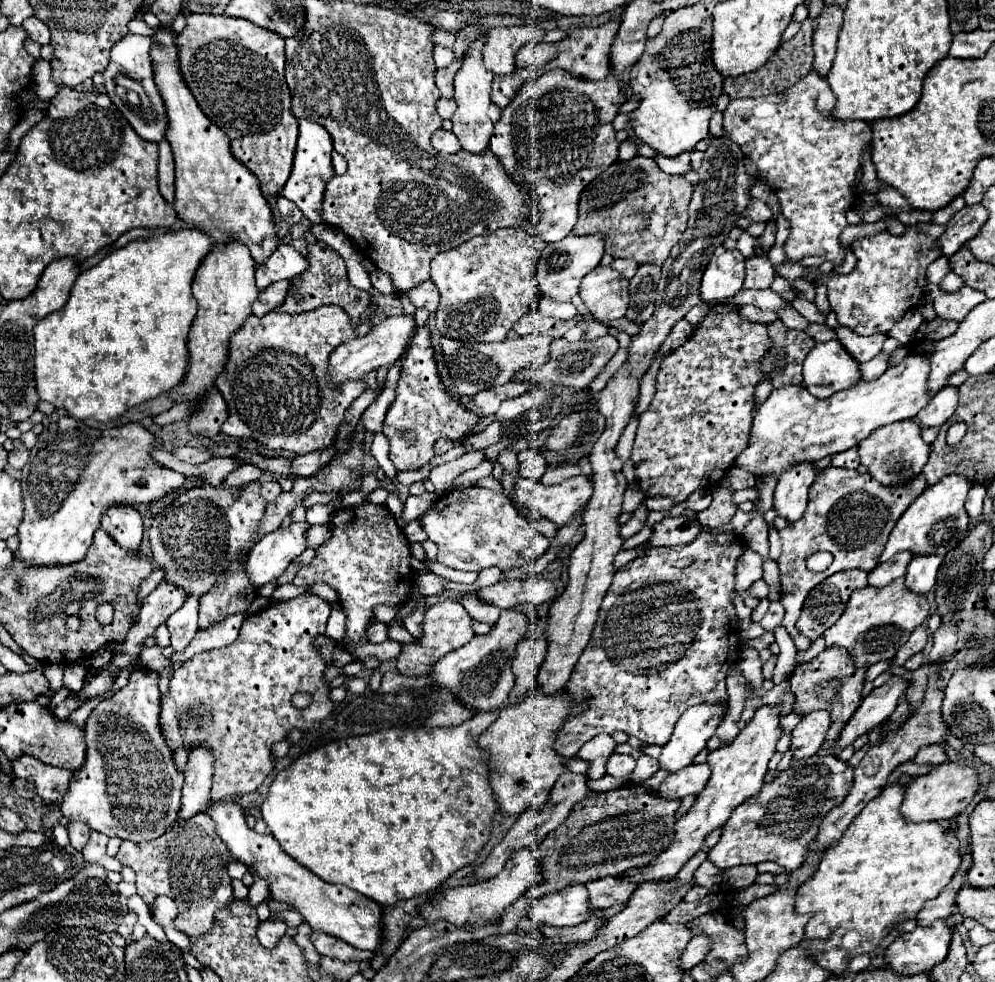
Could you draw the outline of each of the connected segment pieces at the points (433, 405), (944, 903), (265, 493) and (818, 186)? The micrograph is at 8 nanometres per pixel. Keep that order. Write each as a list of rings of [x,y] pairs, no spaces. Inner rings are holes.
[[[428,323],[418,327],[406,355],[400,359],[400,379],[396,383],[396,399],[390,405],[382,433],[390,441],[390,461],[396,465],[398,471],[420,469],[434,457],[434,443],[438,439],[452,439],[462,441],[466,435],[472,433],[480,417],[460,403],[448,393],[448,389],[440,381],[440,373],[434,359],[434,347],[430,343],[430,329]]]
[[[962,855],[962,865],[960,865],[960,871],[954,875],[952,883],[932,901],[926,901],[926,905],[920,909],[920,913],[914,917],[918,921],[918,925],[926,927],[926,925],[932,925],[934,921],[938,919],[948,919],[950,913],[952,913],[952,907],[954,907],[954,901],[956,901],[956,893],[958,889],[962,887],[962,883],[966,881],[966,871],[970,869],[972,865],[972,857],[970,855]]]
[[[274,481],[264,482],[260,490],[262,498],[268,503],[273,501],[273,496],[279,496],[281,492],[282,488],[280,484]]]
[[[812,71],[810,75],[788,87],[784,93],[756,99],[732,99],[728,103],[728,109],[724,111],[724,129],[728,129],[730,137],[740,145],[742,153],[750,157],[752,163],[758,167],[760,181],[776,191],[778,201],[784,209],[784,217],[790,221],[790,239],[784,245],[786,259],[790,263],[798,263],[802,257],[820,255],[826,261],[840,265],[846,255],[846,249],[840,245],[840,233],[848,225],[844,213],[856,199],[852,183],[860,169],[864,147],[872,139],[872,131],[866,121],[836,119],[832,115],[834,105],[836,97],[830,85],[826,83],[826,79],[818,77]]]

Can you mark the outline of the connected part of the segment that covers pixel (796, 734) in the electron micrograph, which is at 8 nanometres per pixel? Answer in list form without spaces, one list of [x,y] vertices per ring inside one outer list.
[[[812,711],[796,725],[792,731],[792,757],[806,759],[816,755],[824,743],[824,735],[830,727],[830,713],[828,711]]]

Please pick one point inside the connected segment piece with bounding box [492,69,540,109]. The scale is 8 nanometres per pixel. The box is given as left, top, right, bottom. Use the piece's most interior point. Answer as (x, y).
(504, 87)

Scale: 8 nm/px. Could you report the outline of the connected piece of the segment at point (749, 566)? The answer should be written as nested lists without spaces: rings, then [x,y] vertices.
[[[746,547],[744,555],[738,559],[738,567],[736,567],[736,593],[742,597],[742,601],[750,609],[755,609],[760,602],[758,597],[750,595],[750,587],[752,587],[754,581],[762,579],[762,575],[764,575],[762,565],[764,565],[762,555],[752,551],[750,547]]]

